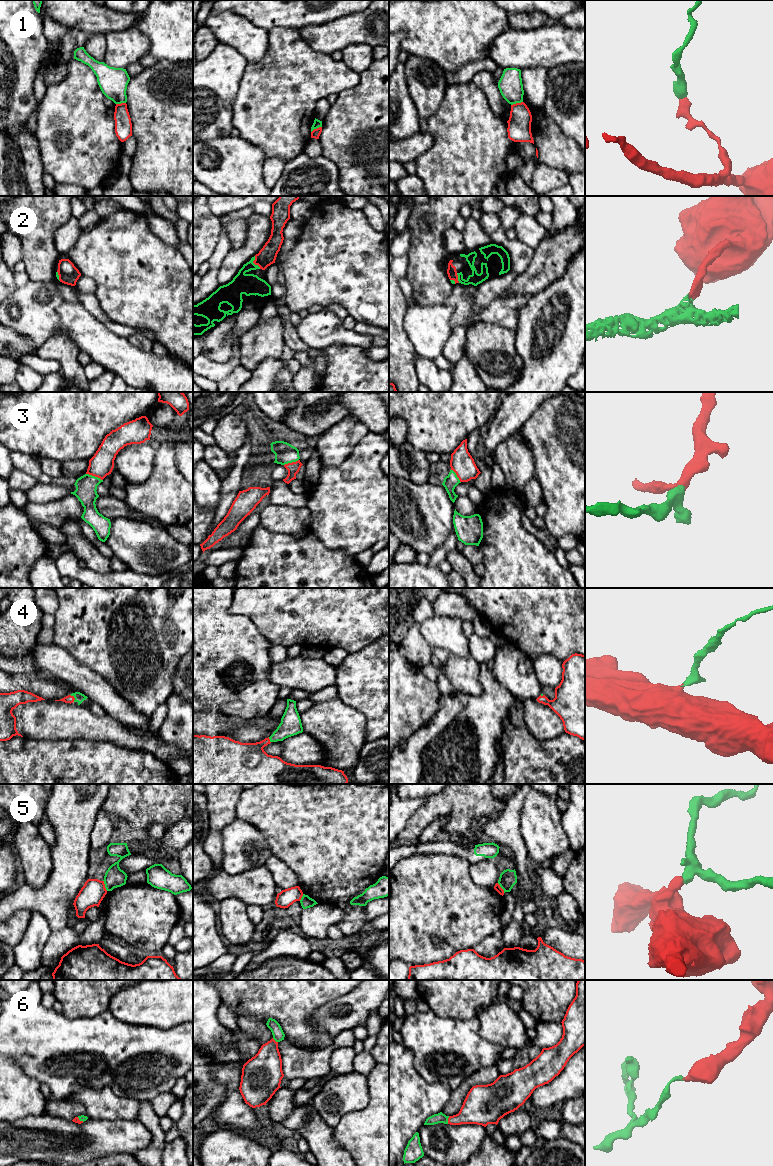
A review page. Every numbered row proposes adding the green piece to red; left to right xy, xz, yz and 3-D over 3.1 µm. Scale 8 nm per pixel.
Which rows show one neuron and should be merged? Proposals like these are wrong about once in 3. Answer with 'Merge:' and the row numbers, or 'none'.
Merge: 2, 3, 4, 6

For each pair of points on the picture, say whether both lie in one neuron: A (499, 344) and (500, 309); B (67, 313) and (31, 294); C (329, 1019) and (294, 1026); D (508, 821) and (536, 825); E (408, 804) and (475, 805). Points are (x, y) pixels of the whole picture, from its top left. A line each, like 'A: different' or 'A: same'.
A: different
B: different
C: different
D: different
E: different

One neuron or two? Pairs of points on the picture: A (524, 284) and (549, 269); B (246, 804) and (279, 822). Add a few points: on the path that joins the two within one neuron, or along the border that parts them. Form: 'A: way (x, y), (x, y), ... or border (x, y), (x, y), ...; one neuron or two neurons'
A: way (530, 282), (543, 271); one neuron
B: way (254, 805), (262, 805), (271, 814); one neuron

